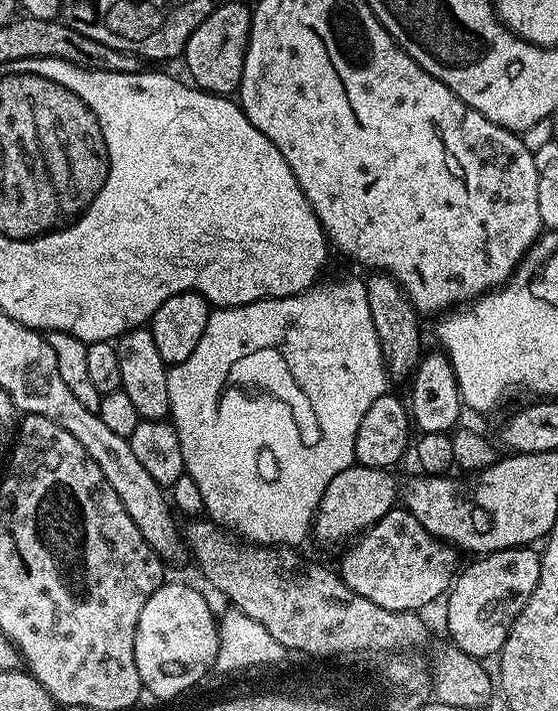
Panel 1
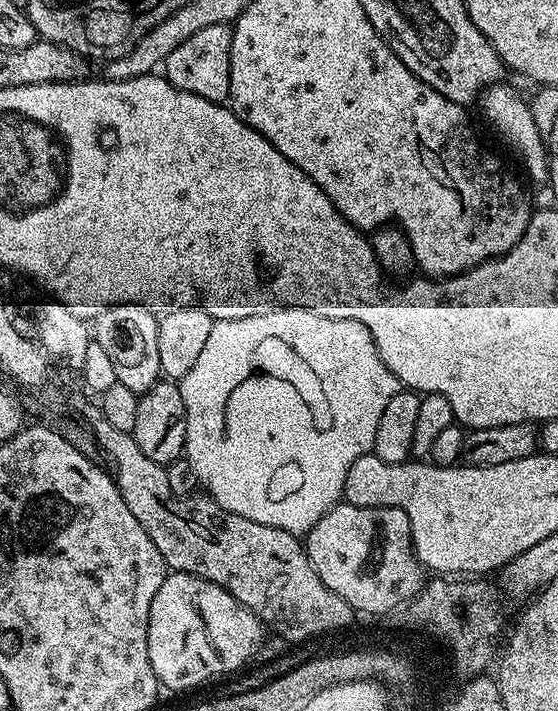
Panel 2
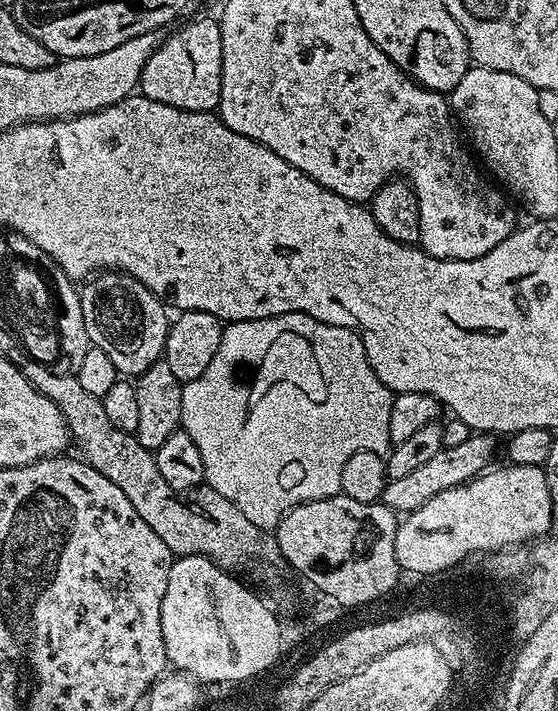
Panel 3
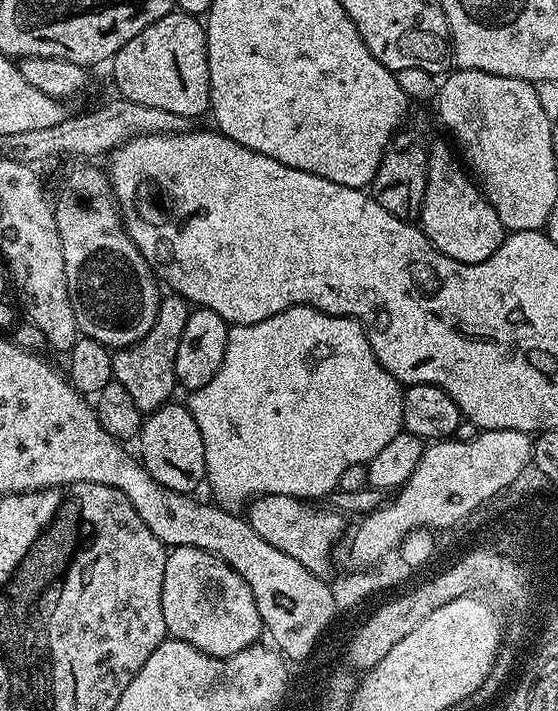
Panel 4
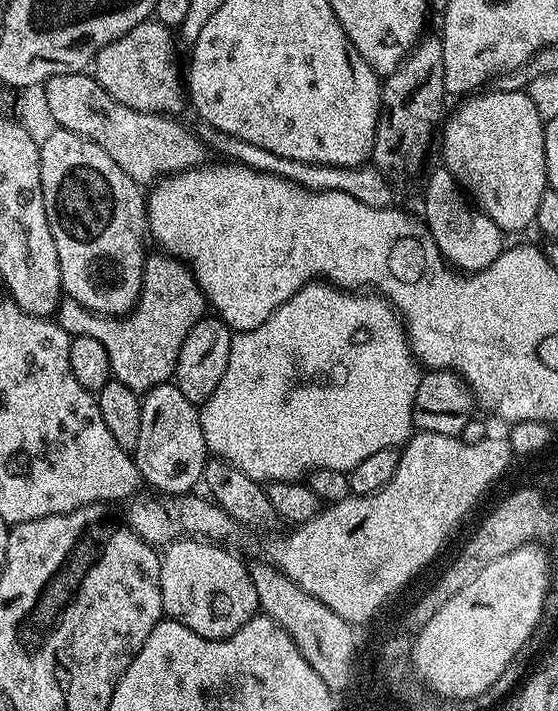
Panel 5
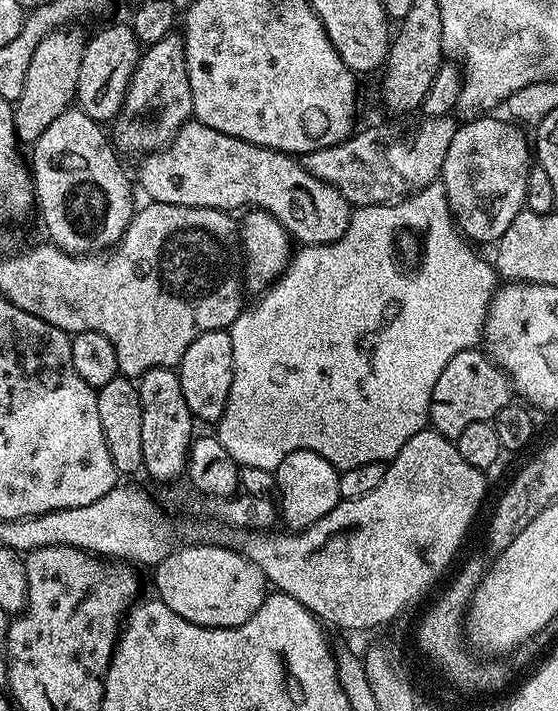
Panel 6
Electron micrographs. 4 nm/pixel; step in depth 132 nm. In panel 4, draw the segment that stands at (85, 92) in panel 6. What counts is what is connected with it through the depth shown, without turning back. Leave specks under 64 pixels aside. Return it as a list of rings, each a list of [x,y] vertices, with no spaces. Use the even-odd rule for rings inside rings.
[[[174,10],[146,26],[110,61],[112,76],[121,97],[142,106],[158,106],[170,114],[199,118],[209,111],[210,70],[205,25],[197,17]]]

